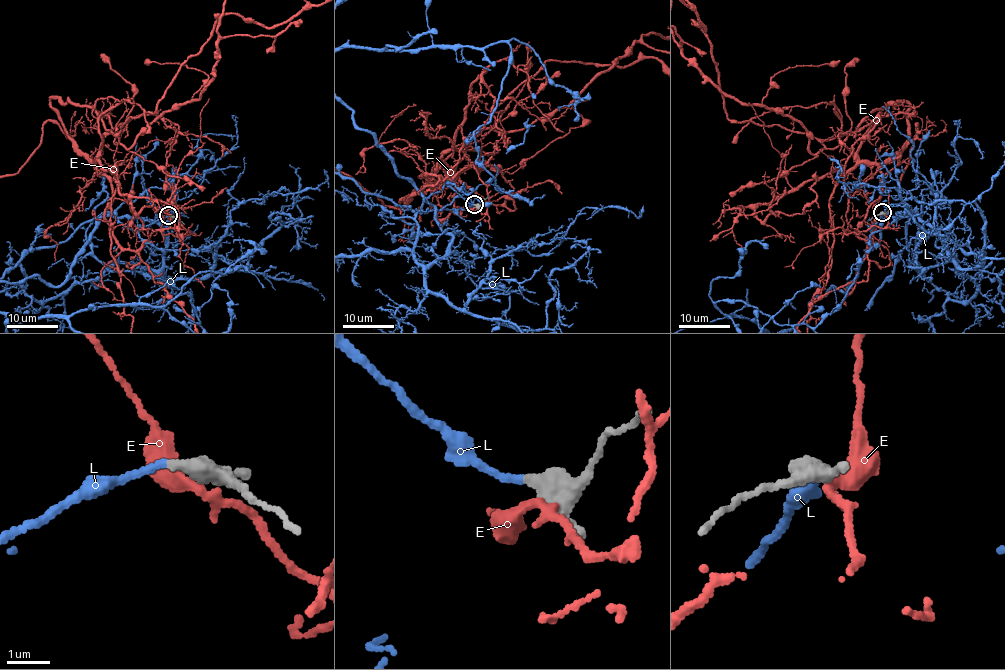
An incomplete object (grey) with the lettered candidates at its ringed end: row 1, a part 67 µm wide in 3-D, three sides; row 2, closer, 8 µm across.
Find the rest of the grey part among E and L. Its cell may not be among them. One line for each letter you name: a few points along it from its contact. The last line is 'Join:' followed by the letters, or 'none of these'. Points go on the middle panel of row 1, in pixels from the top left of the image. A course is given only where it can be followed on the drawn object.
Join: L

